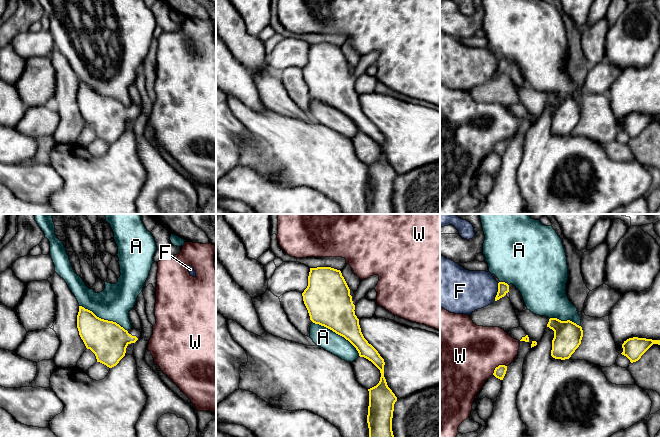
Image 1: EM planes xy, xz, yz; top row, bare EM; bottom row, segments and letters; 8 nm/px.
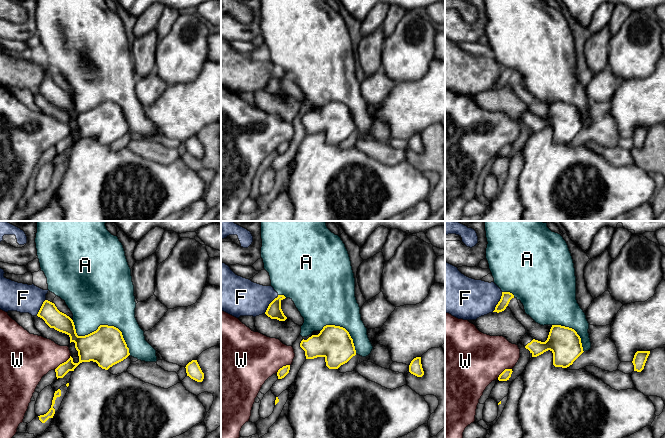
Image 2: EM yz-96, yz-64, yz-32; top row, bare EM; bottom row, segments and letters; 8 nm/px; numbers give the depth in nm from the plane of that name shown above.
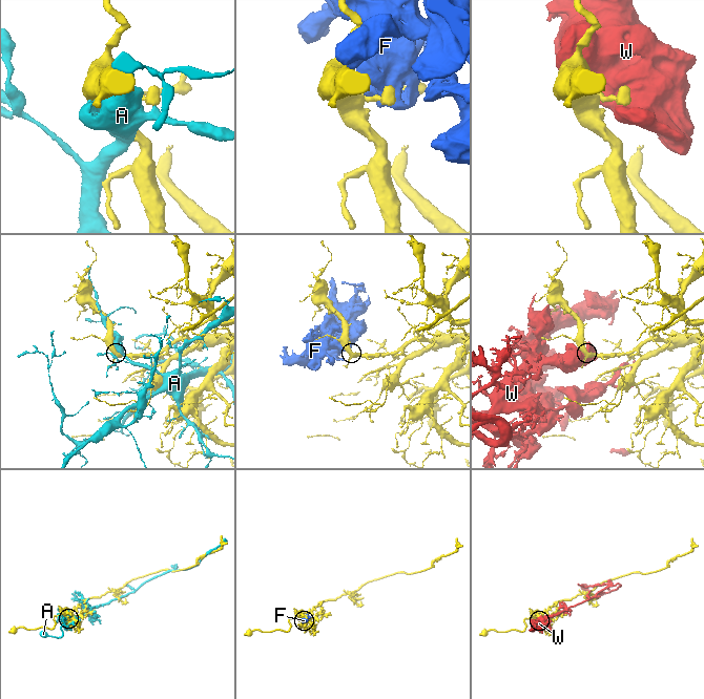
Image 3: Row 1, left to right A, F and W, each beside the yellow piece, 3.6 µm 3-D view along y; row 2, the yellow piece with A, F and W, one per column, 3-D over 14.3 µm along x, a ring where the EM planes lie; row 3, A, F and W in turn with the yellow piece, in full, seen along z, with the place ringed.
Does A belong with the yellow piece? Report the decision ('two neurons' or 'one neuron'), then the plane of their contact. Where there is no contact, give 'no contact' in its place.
two neurons; meets yellow in xz

